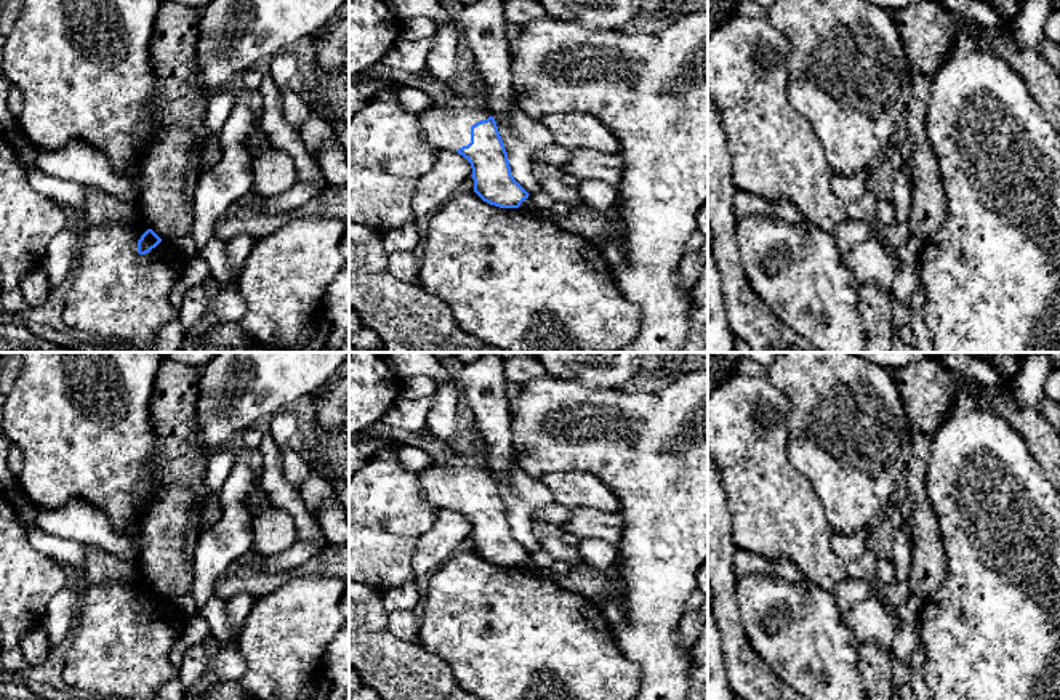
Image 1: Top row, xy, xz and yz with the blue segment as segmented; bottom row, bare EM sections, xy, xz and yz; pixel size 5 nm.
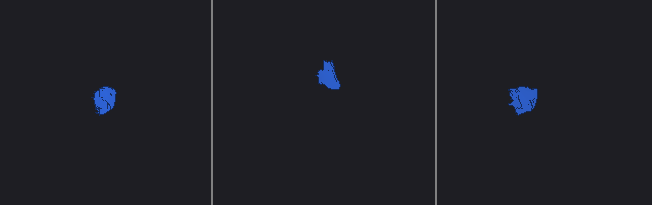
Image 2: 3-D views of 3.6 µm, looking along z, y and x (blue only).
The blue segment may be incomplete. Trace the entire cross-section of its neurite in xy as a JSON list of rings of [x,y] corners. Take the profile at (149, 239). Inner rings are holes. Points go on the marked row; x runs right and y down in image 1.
[[[147,229],[141,239],[138,240],[138,253],[139,255],[146,255],[149,253],[152,248],[155,248],[159,243],[162,242],[162,239],[152,231]]]

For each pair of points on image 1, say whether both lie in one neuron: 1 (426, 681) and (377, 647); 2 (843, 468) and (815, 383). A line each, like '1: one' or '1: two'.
1: one
2: one

